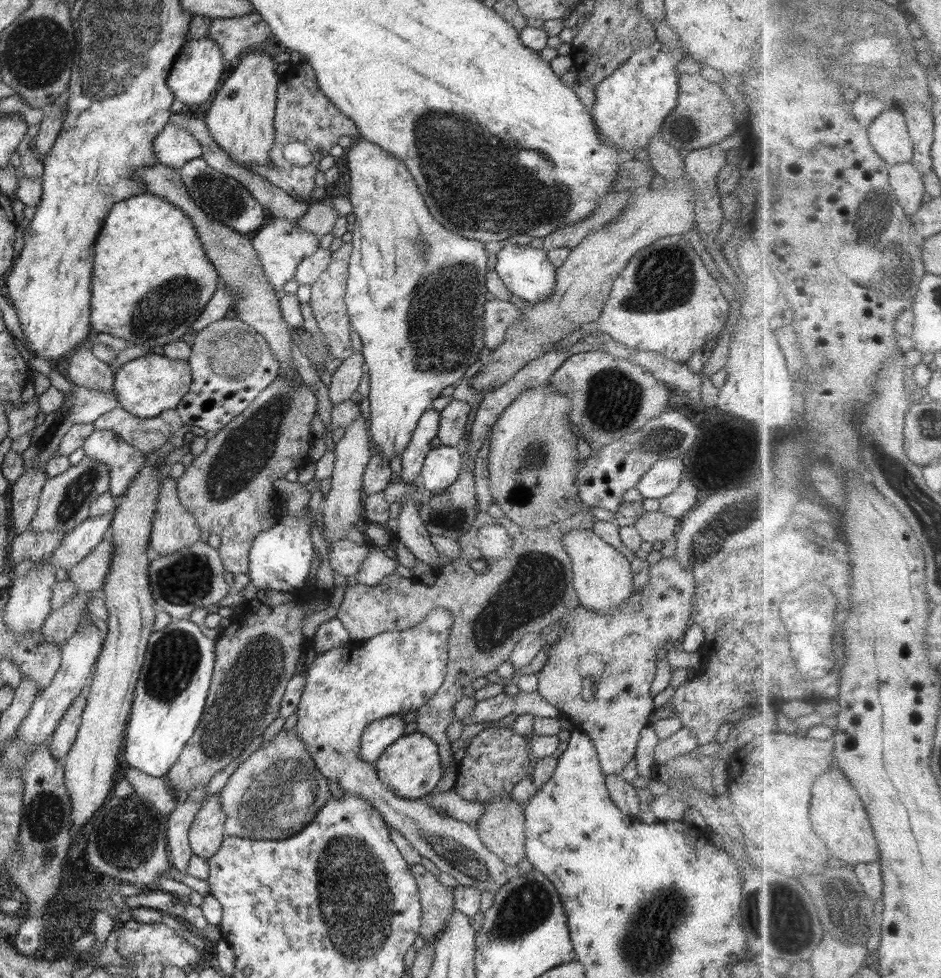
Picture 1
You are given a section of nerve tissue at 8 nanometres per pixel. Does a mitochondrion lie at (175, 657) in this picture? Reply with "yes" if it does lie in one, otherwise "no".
yes

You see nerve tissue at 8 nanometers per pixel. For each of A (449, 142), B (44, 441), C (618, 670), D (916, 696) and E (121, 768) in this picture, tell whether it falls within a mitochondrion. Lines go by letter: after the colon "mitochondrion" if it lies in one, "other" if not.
A: mitochondrion
B: mitochondrion
C: mitochondrion
D: other
E: other

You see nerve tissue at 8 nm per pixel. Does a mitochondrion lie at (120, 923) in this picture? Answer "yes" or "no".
no

